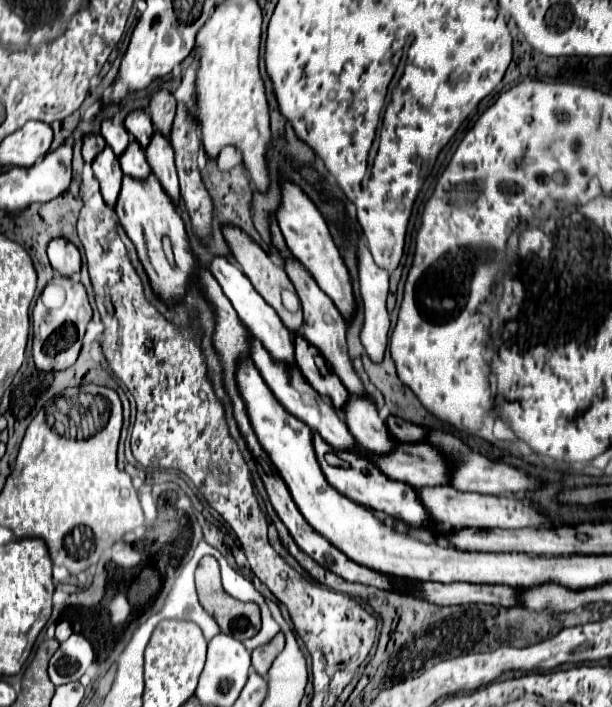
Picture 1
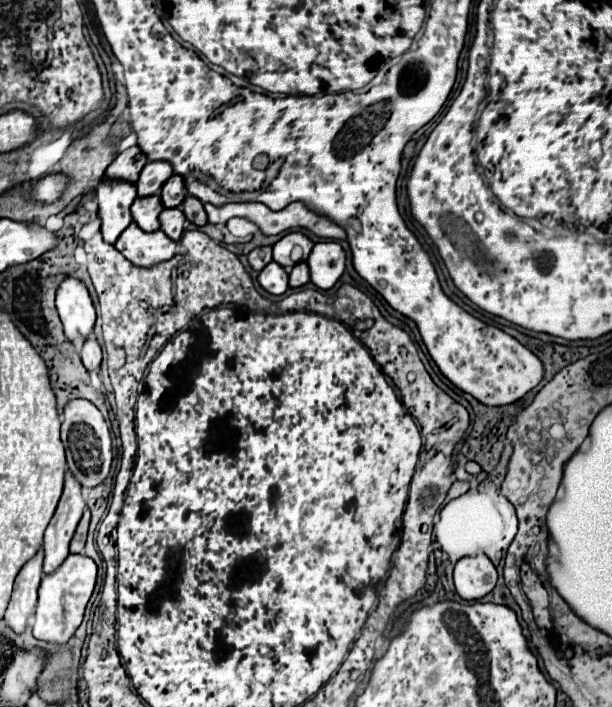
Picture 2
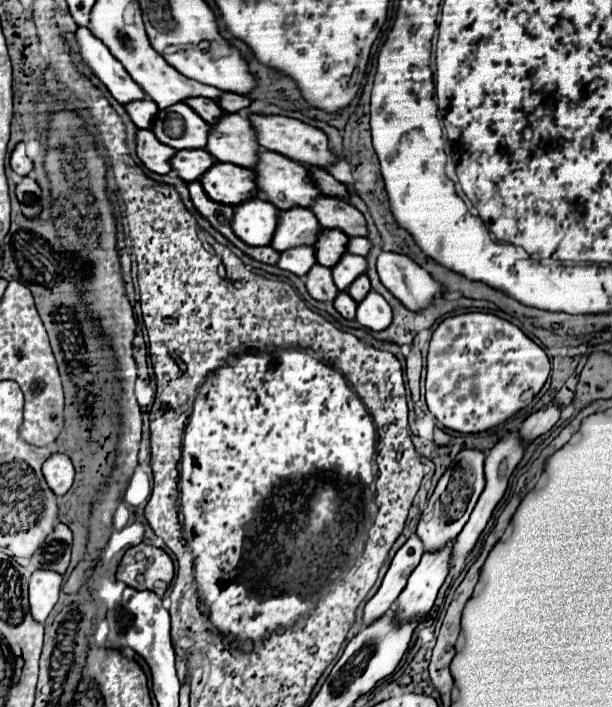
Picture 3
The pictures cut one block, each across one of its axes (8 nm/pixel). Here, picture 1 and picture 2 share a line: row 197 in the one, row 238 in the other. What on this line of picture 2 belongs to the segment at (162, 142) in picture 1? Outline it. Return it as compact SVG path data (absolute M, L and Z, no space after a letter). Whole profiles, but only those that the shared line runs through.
M168 208L164 212L160 212L160 230L174 242L180 240L182 232L184 232L184 212L180 208Z

